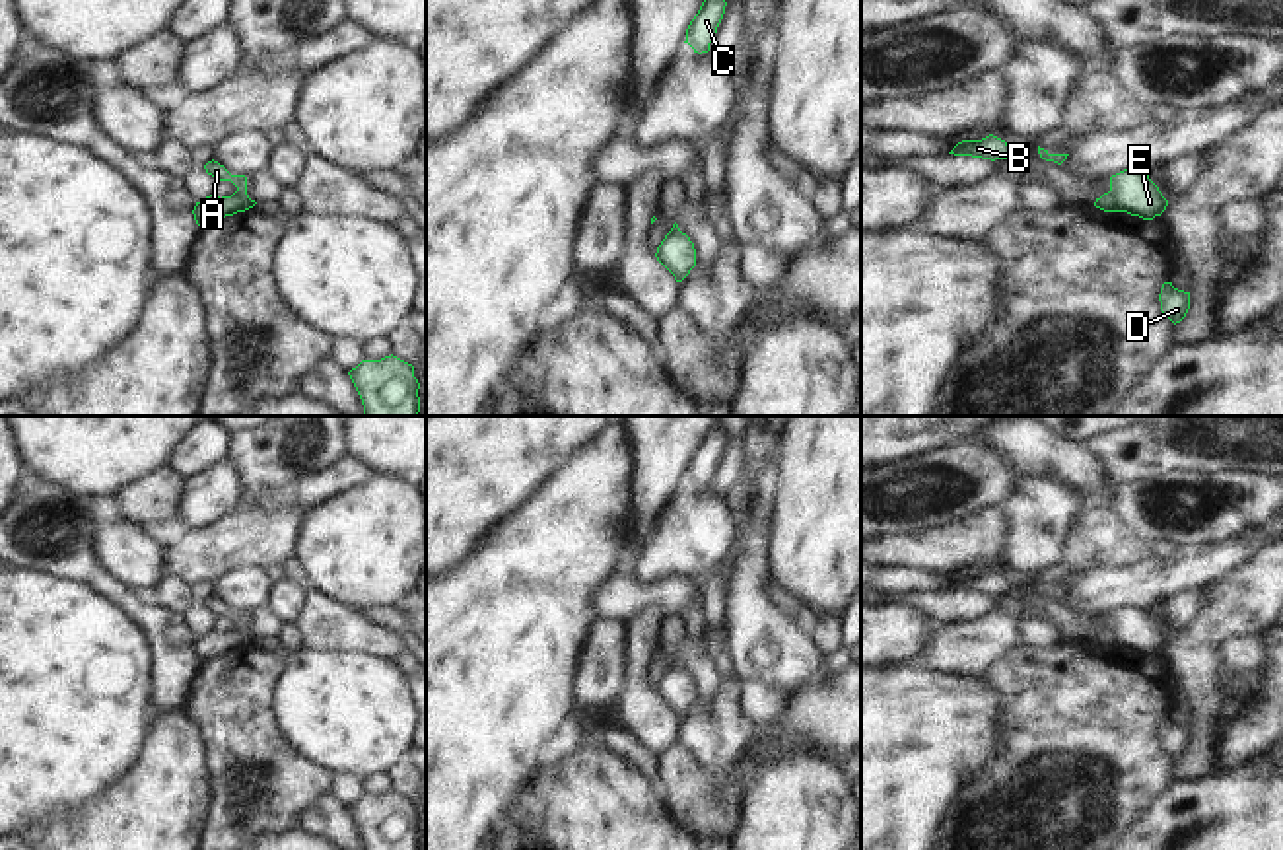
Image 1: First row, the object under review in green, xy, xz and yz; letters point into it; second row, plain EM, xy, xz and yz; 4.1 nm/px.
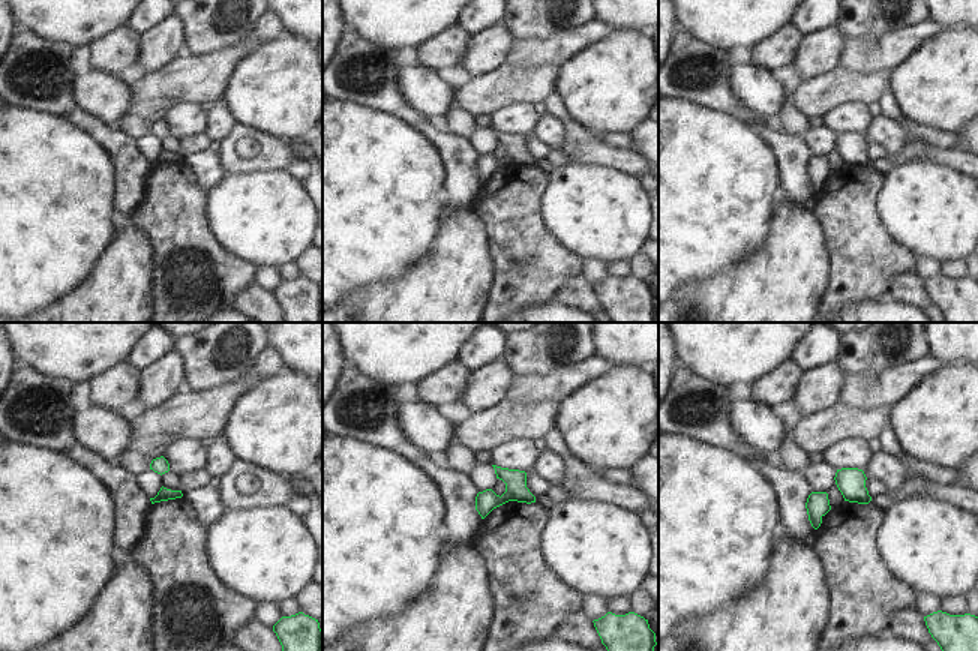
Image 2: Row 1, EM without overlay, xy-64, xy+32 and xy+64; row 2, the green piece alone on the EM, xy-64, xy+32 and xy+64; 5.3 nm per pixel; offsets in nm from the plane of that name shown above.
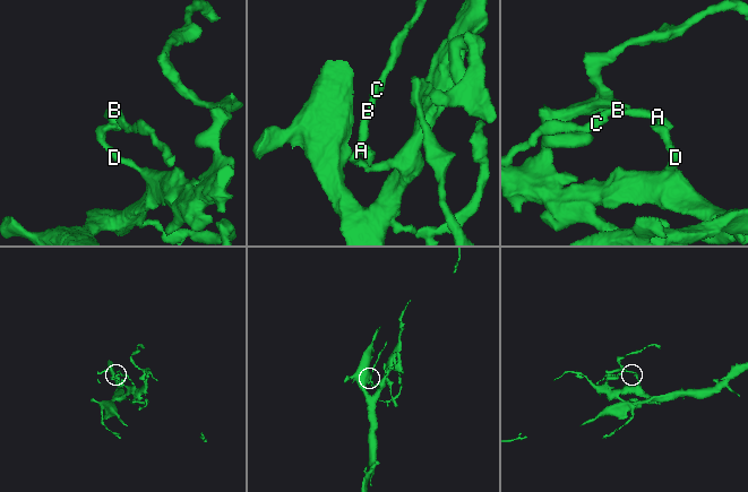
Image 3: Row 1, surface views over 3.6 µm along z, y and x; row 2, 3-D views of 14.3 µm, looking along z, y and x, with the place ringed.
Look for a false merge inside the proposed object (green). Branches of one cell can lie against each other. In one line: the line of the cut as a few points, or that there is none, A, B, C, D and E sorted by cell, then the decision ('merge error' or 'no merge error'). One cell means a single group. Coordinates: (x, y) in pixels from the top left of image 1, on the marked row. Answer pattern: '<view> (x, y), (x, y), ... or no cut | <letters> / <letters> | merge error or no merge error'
xy (236, 191), (247, 199), (247, 209) | A B C E / D | merge error

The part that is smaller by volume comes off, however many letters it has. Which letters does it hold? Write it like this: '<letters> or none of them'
A, B, C, E

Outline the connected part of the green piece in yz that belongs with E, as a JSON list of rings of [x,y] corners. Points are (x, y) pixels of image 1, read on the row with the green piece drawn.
[[[1124,169],[1110,177],[1110,193],[1116,198],[1116,212],[1127,212],[1143,220],[1161,216],[1168,200],[1162,196],[1159,187],[1149,179],[1147,173]]]

